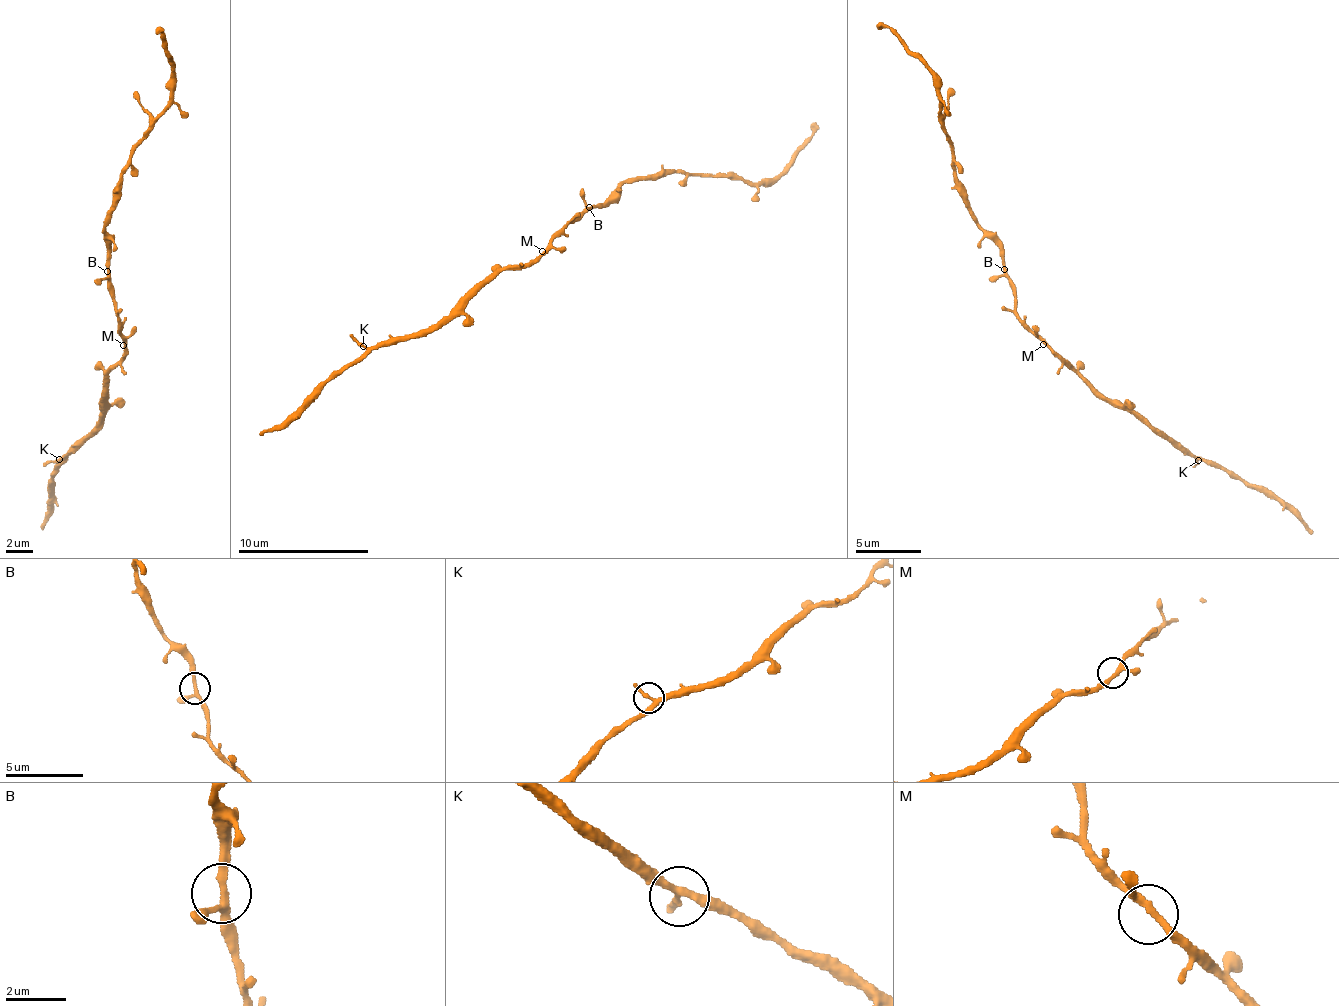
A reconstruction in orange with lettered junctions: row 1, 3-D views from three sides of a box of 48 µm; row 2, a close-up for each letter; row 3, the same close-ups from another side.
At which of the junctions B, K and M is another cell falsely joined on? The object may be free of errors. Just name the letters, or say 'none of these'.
none of these

